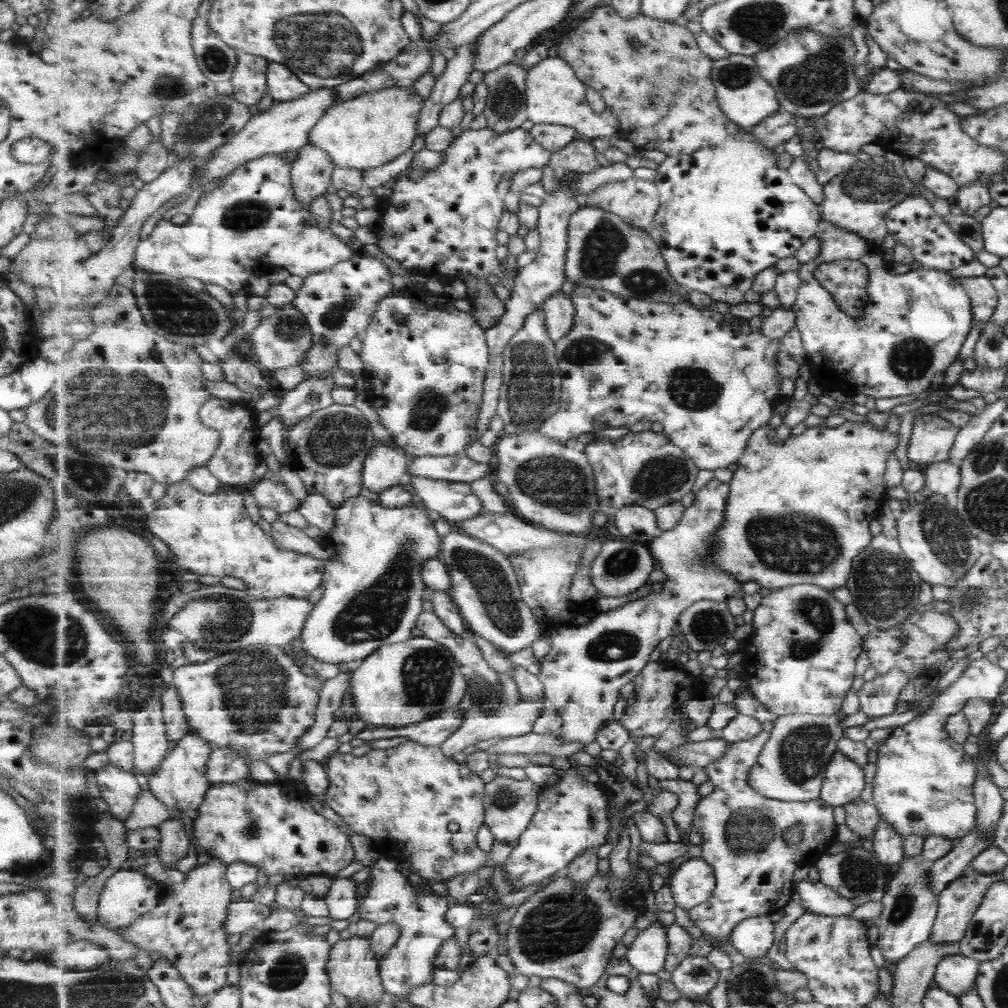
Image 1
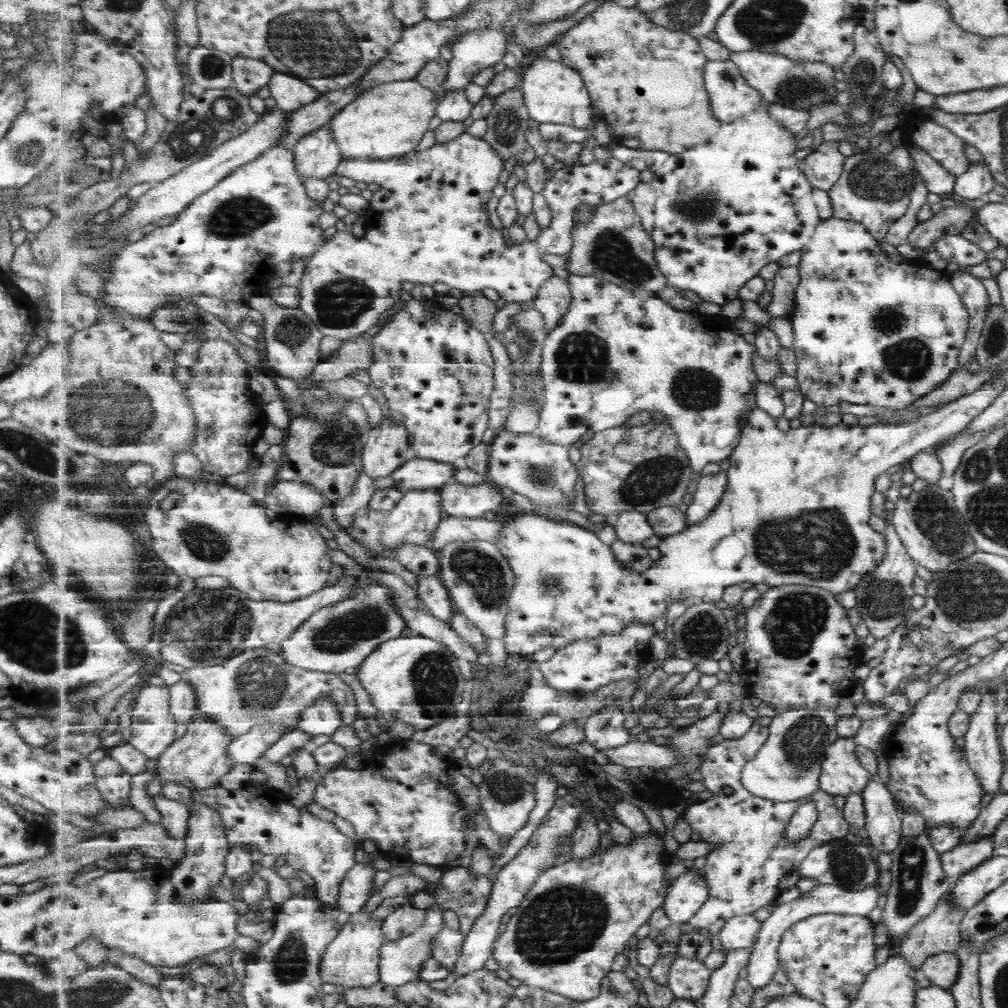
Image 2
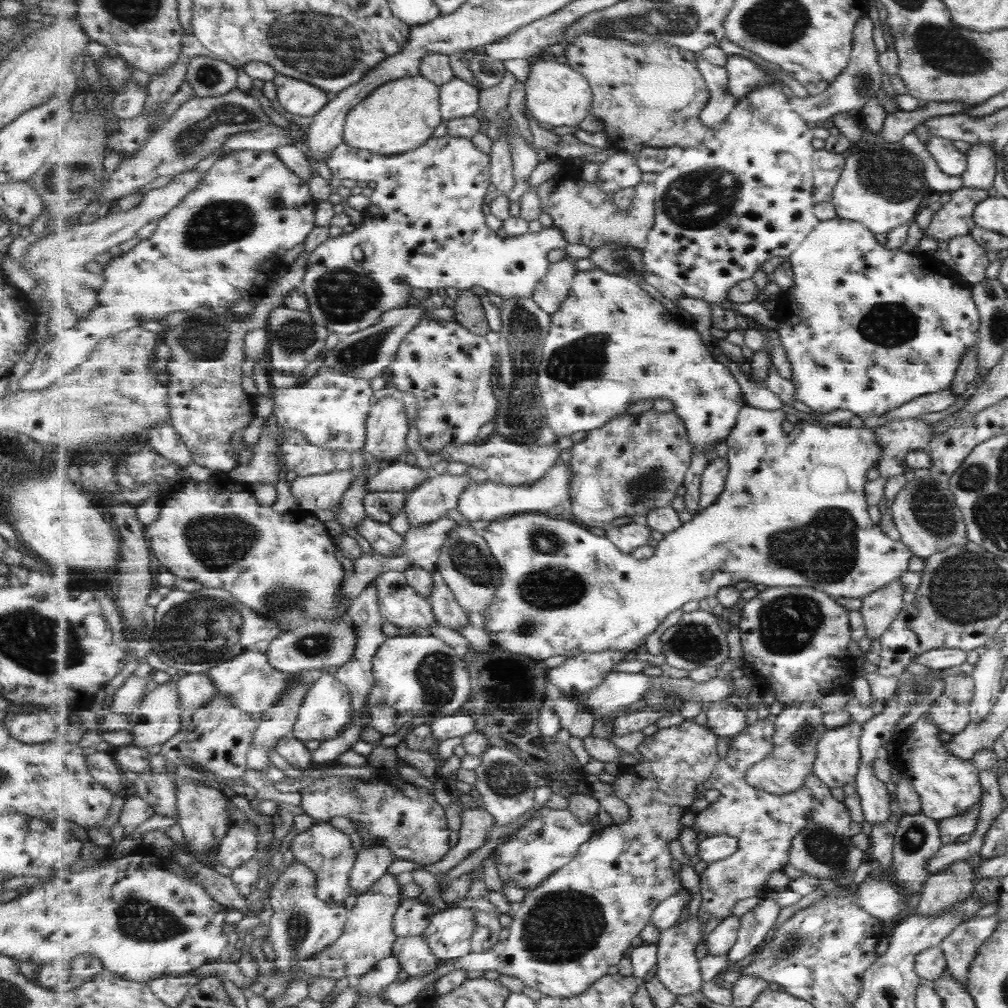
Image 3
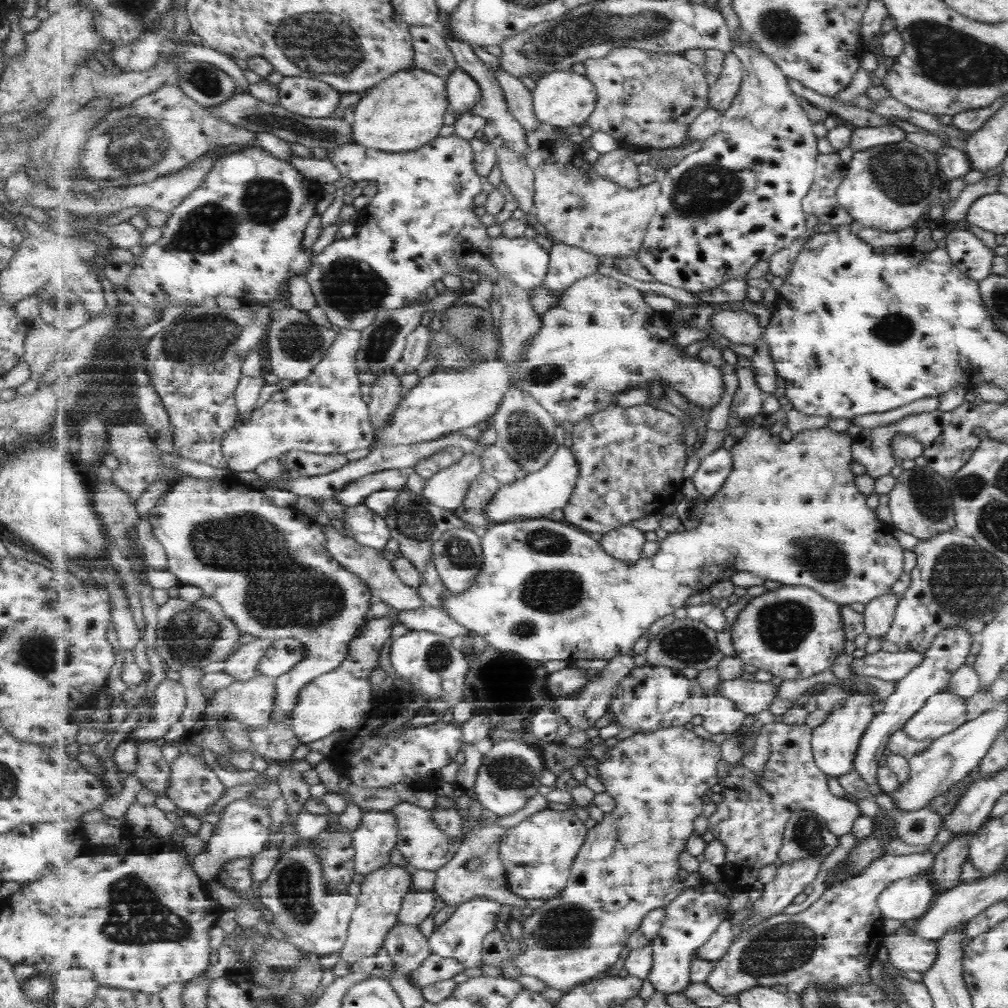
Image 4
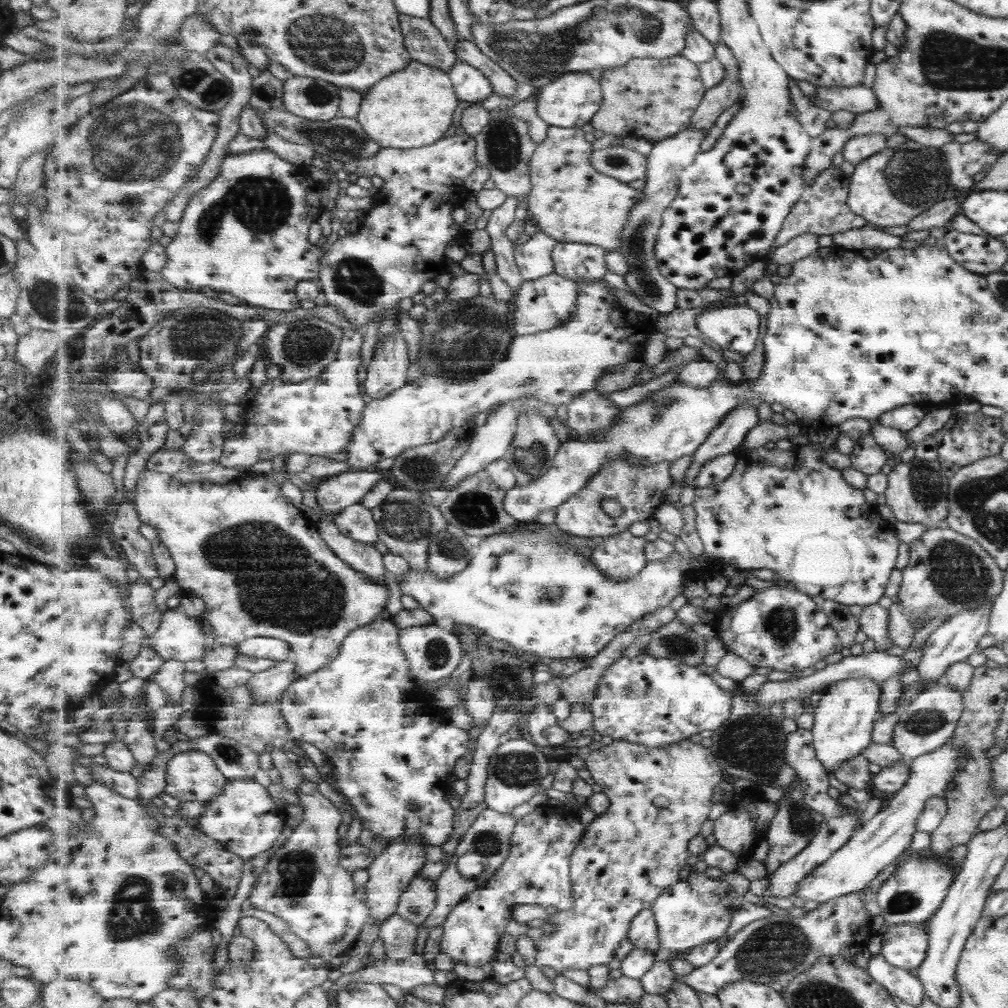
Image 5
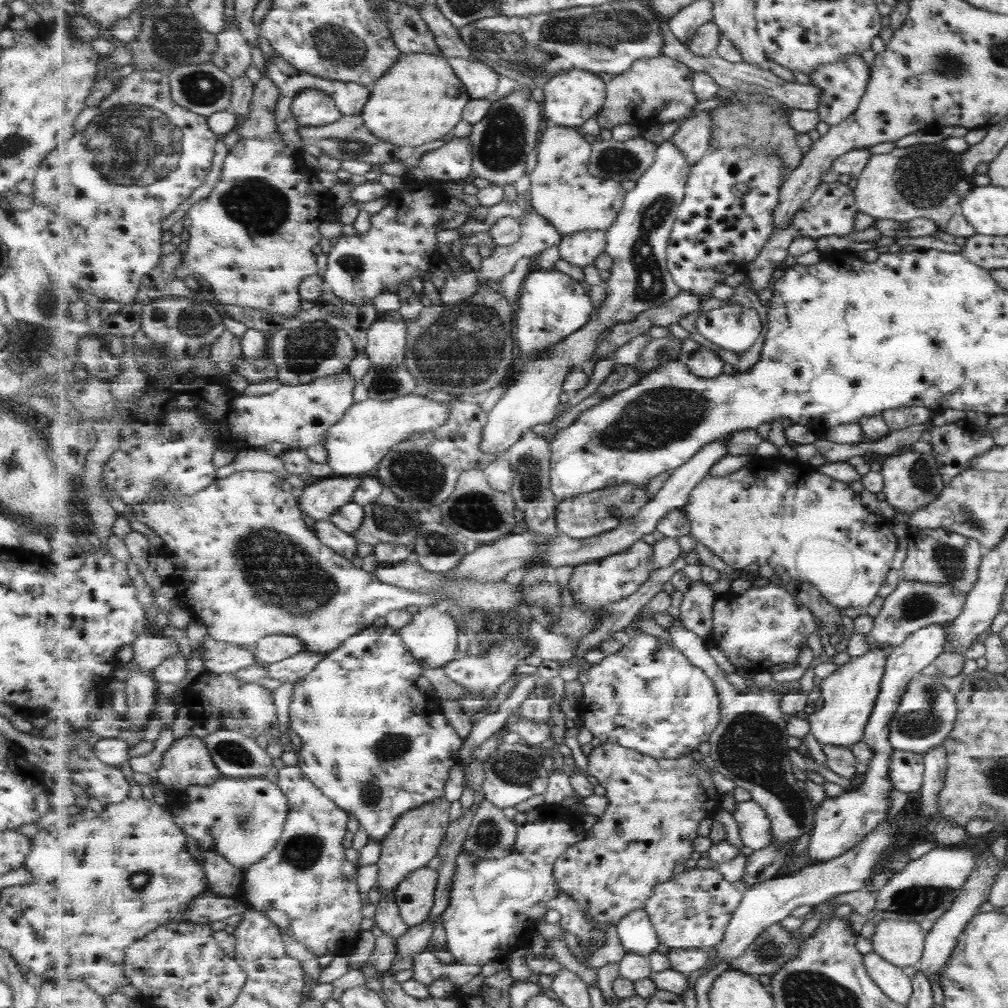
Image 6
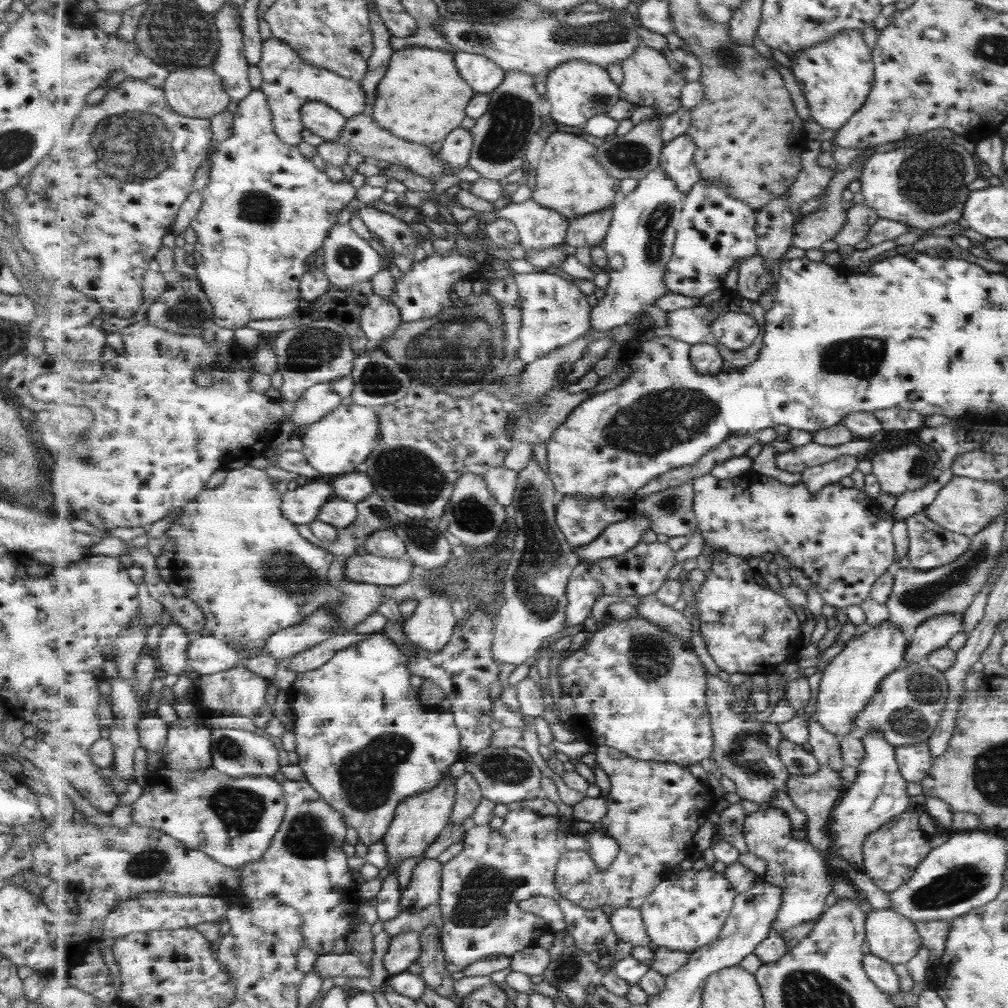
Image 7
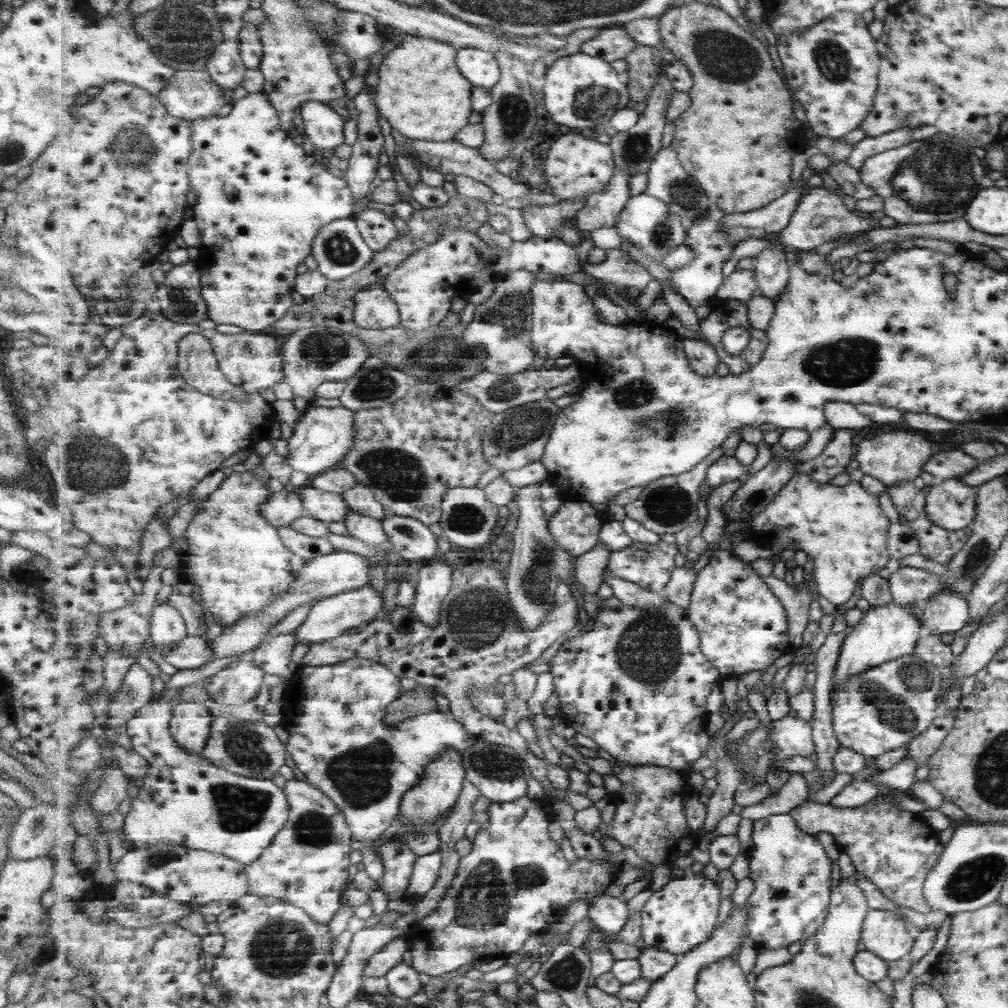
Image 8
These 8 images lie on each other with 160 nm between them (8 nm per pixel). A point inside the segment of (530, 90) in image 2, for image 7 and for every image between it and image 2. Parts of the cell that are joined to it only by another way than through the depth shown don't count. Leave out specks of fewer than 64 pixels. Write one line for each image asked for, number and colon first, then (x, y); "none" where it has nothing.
3: (557, 94)
4: (563, 98)
5: (571, 101)
6: (570, 99)
7: (577, 91)

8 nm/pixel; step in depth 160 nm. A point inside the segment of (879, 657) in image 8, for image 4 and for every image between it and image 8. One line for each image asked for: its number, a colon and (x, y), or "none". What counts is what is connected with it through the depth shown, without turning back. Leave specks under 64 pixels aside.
4: (835, 742)
5: (844, 714)
6: (848, 696)
7: (849, 683)

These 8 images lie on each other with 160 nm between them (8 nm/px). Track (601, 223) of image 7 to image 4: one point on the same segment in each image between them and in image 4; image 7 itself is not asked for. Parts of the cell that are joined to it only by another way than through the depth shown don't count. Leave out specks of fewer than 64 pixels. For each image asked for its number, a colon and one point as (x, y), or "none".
4: (568, 264)
5: (575, 260)
6: (582, 248)

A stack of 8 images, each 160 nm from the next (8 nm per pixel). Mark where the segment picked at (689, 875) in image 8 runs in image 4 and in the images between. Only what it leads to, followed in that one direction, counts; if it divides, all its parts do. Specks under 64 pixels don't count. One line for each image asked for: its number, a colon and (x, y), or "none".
4: (692, 918)
5: (696, 911)
6: (692, 910)
7: (686, 911)

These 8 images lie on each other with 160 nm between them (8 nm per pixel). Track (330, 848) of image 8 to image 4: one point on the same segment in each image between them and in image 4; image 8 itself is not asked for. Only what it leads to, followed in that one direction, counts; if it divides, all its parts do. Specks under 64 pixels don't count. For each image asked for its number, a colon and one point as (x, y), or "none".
4: (313, 916)
5: (305, 884)
6: (297, 877)
7: (306, 868)

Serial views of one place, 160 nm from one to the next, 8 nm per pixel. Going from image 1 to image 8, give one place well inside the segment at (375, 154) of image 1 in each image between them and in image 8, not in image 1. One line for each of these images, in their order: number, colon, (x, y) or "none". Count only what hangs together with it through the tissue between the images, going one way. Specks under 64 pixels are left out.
2: (387, 121)
3: (401, 116)
4: (405, 112)
5: (415, 107)
6: (420, 99)
7: (423, 97)
8: (422, 93)

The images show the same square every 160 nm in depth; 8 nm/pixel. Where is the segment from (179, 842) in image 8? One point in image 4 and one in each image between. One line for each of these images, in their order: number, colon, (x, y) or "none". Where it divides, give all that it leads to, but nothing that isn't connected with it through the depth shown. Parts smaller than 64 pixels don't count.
4: (243, 831)
5: (244, 819)
6: (243, 820)
7: (234, 819)

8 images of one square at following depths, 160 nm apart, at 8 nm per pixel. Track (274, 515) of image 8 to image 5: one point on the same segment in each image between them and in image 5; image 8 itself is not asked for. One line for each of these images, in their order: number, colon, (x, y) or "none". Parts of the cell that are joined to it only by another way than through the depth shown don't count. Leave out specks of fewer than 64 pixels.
5: (335, 493)
6: (319, 500)
7: (302, 505)

